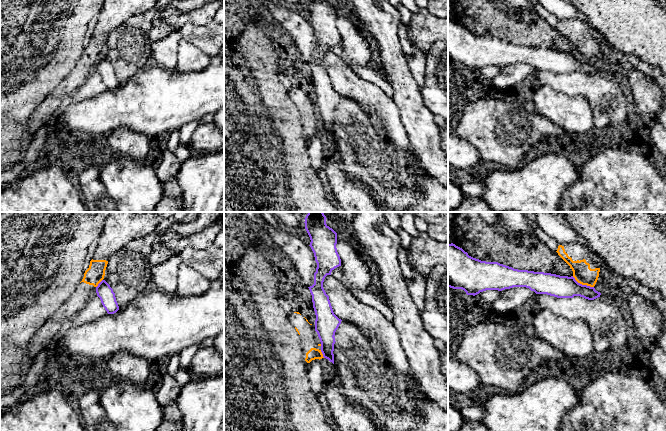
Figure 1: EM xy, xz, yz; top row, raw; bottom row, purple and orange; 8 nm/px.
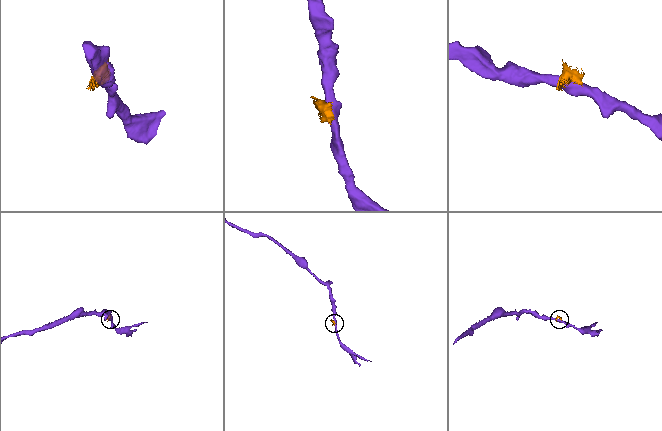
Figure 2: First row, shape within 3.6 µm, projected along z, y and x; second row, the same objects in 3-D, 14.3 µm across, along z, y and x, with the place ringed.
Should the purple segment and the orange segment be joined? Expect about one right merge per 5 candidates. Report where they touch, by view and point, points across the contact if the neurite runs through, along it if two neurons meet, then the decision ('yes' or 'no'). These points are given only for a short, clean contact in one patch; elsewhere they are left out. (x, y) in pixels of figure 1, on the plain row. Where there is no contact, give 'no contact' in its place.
yz (583, 61) | along yz (572, 52), (578, 58), (593, 63) | no

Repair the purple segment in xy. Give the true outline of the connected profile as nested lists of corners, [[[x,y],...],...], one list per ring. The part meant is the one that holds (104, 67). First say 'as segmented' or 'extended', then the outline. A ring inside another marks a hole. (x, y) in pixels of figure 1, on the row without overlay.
as segmented; [[[102,56],[98,60],[96,63],[96,69],[108,90],[114,90],[119,86],[115,69],[105,56]]]

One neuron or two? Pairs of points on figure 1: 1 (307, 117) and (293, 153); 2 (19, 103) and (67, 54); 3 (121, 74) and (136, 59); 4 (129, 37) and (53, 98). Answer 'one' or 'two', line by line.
1: two
2: one
3: one
4: two

